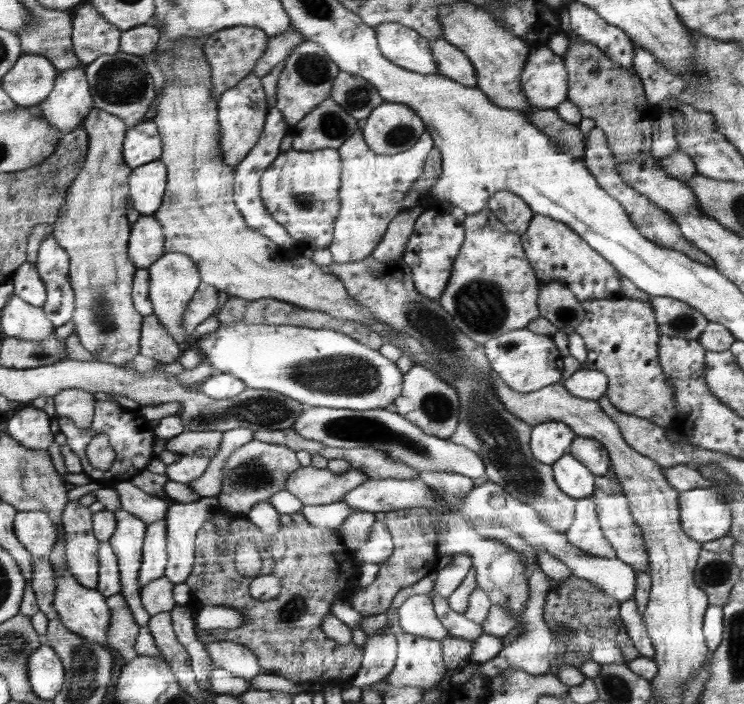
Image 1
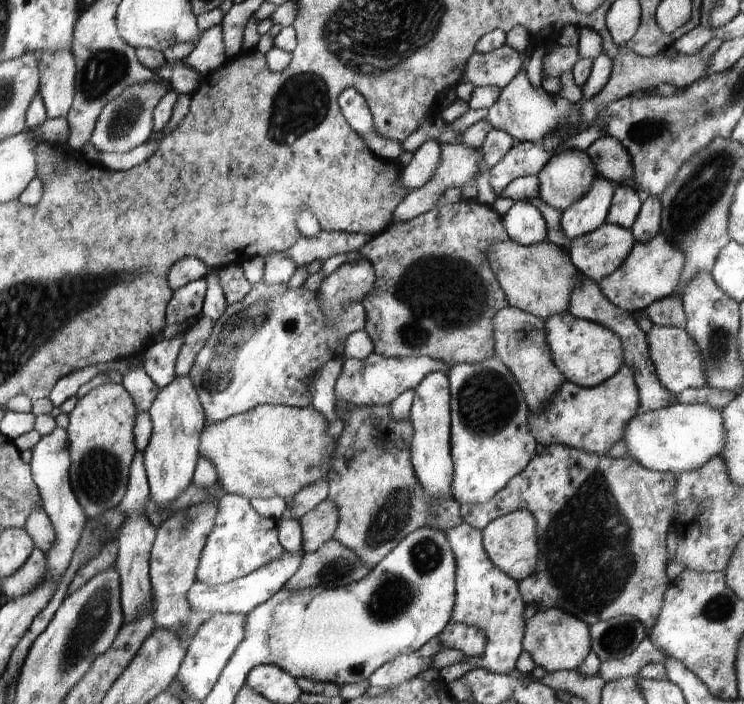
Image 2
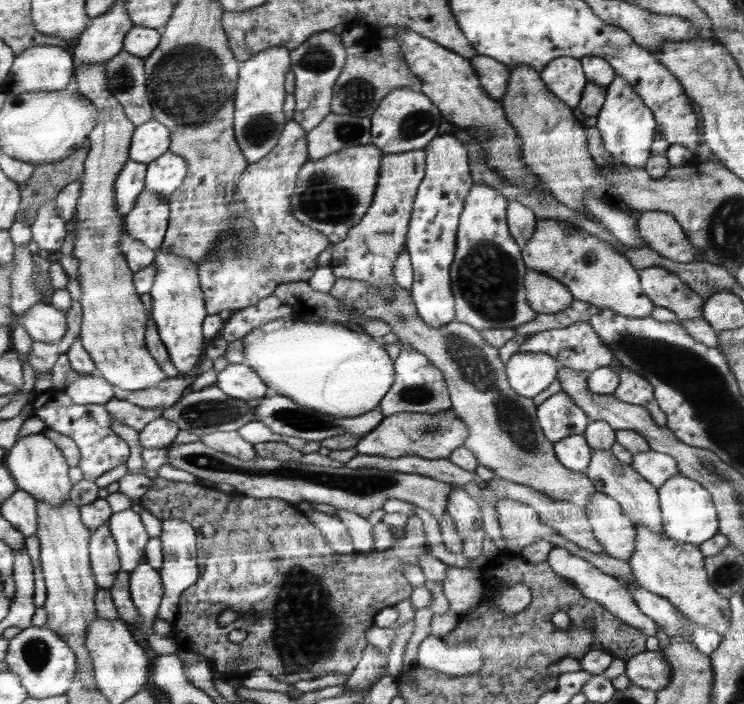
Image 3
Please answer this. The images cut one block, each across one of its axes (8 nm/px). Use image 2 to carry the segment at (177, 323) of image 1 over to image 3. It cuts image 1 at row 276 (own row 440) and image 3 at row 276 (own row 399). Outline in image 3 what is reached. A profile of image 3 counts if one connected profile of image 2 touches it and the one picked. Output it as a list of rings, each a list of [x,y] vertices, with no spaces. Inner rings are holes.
[[[162,250],[157,252],[156,267],[158,272],[150,291],[153,296],[153,318],[168,345],[174,366],[183,375],[190,374],[202,364],[204,354],[204,318],[209,313],[205,308],[203,278],[192,260]]]

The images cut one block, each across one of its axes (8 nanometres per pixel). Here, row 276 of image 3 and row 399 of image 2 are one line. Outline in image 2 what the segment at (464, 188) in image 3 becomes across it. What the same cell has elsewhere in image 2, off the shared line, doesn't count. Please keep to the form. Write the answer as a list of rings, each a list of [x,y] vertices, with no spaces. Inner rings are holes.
[[[445,370],[431,372],[415,388],[413,405],[409,418],[413,423],[413,440],[411,461],[415,468],[418,481],[421,482],[426,494],[430,497],[452,497],[451,480],[453,462],[450,454],[450,423],[449,409],[449,377]]]

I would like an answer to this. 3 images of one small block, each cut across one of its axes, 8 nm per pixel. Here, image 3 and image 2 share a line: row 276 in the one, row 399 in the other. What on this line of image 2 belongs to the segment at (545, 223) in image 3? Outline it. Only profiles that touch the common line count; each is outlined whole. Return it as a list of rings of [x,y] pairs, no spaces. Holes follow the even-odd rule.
[[[622,368],[602,385],[592,388],[581,387],[566,380],[559,387],[551,402],[541,415],[530,416],[531,430],[537,442],[548,448],[559,444],[599,455],[609,450],[625,438],[627,425],[640,412],[640,390],[635,374],[630,368]]]

